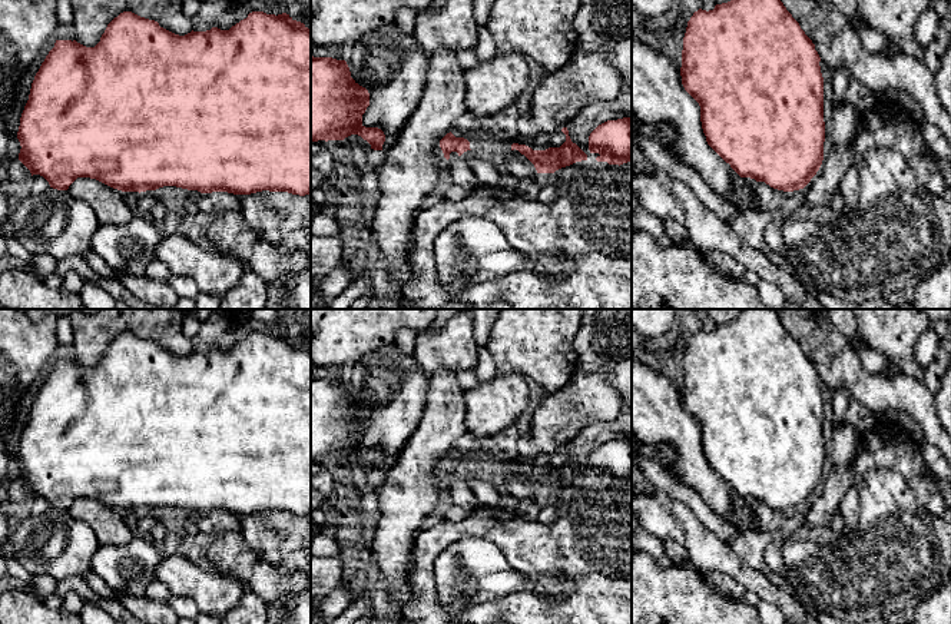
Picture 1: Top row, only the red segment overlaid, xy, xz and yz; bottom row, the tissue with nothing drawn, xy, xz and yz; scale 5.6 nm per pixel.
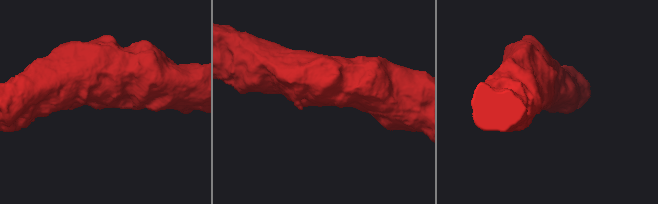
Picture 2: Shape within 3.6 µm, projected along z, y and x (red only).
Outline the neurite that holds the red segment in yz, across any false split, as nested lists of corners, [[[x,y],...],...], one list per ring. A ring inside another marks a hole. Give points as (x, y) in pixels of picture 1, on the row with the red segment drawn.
[[[730,0],[713,10],[693,13],[682,50],[682,84],[700,106],[708,145],[740,177],[765,182],[773,189],[803,189],[824,160],[824,77],[815,44],[781,0]]]

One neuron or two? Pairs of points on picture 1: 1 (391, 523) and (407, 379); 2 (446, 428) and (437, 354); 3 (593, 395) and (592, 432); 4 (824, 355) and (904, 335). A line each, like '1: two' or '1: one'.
1: two
2: two
3: two
4: two

